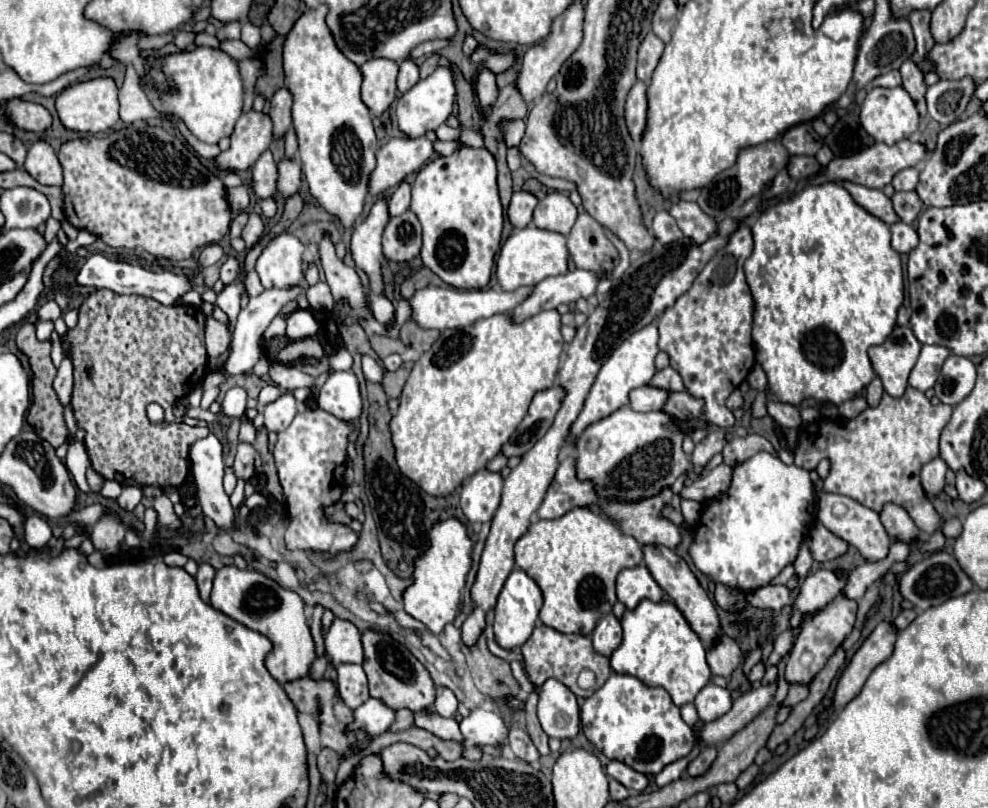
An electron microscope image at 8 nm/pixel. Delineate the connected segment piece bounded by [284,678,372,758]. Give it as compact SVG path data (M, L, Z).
M302 678L302 680L296 680L296 682L284 684L284 690L286 690L288 698L294 702L294 706L298 708L298 712L310 714L318 722L322 746L338 752L340 758L350 758L356 752L368 748L368 744L372 742L372 738L364 730L350 730L350 722L354 720L354 710L350 710L342 702L342 698L340 698L340 694L336 690L336 684L332 680L326 680L326 678L320 678L320 680Z

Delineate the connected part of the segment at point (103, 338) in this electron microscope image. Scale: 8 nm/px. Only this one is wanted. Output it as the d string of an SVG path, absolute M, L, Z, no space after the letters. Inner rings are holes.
M96 290L92 292L86 300L82 302L80 310L78 310L78 324L76 328L66 330L64 340L70 344L68 354L72 358L74 366L74 387L71 398L72 408L74 408L74 416L76 416L76 424L80 430L86 432L84 436L84 446L88 450L92 468L104 476L106 480L116 480L122 486L158 486L158 488L176 488L184 482L186 474L188 474L188 456L190 456L190 444L194 444L200 438L206 438L210 434L208 426L188 426L184 422L178 422L174 418L174 406L180 402L180 398L186 394L190 394L198 382L202 380L206 368L208 368L208 354L206 354L206 346L204 346L204 320L206 314L202 312L202 308L198 306L162 306L160 302L154 302L154 298L146 298L146 296L124 296L124 294L114 294L112 290ZM150 402L158 402L160 406L164 406L166 412L166 426L158 426L152 424L146 418L146 404Z

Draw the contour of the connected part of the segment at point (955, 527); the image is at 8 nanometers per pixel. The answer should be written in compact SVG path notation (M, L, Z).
M950 518L950 520L946 520L944 526L942 526L942 534L944 534L946 538L958 538L960 532L962 532L962 522L960 522L958 518Z

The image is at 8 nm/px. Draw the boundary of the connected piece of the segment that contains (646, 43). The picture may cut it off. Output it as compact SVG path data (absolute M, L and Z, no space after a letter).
M646 34L646 38L640 42L640 48L638 48L638 68L636 68L636 76L642 80L642 82L650 82L652 78L652 72L654 68L658 66L658 60L662 56L662 50L664 50L664 42L654 34Z

